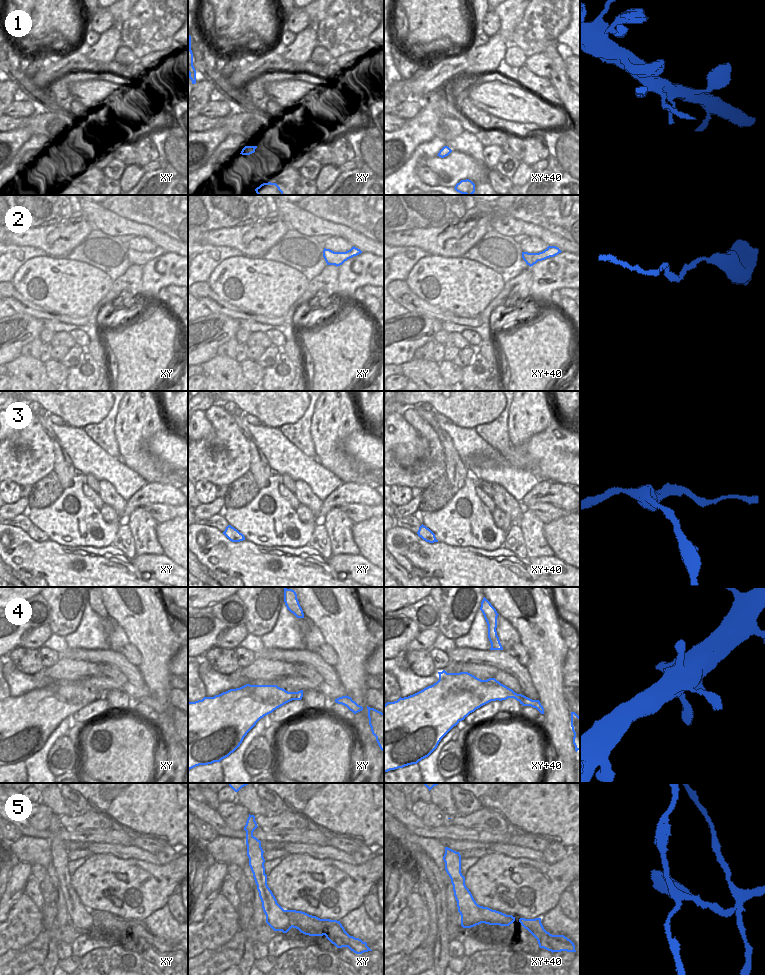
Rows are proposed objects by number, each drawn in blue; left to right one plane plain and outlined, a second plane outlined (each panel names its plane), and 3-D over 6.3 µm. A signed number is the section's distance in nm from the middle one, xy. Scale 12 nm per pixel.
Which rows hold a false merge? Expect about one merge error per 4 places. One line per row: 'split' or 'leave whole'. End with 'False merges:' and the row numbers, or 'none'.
1: leave whole
2: leave whole
3: leave whole
4: leave whole
5: split
False merges: 5

